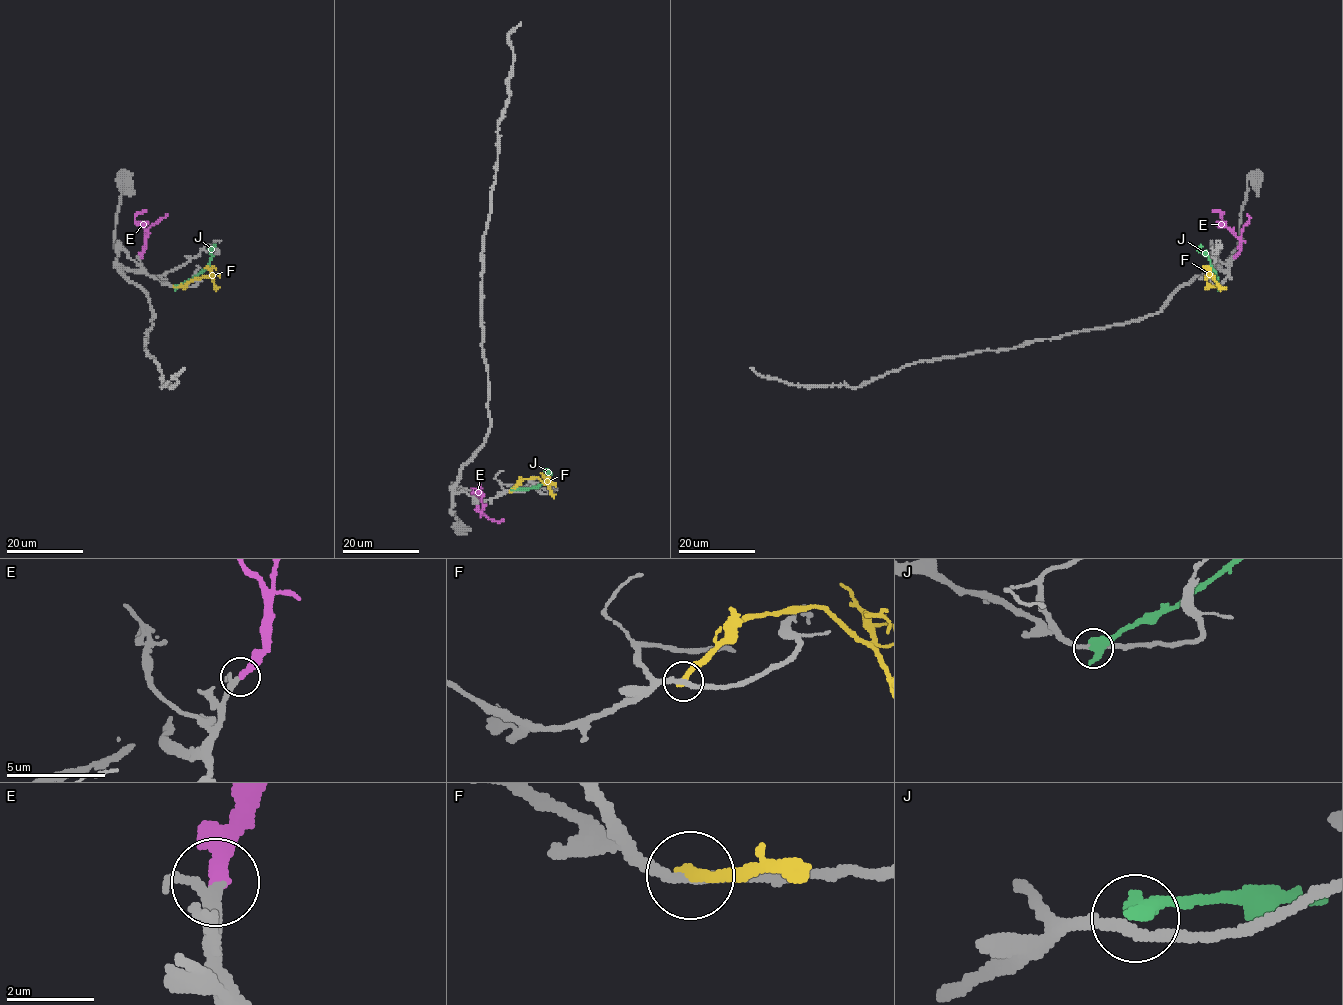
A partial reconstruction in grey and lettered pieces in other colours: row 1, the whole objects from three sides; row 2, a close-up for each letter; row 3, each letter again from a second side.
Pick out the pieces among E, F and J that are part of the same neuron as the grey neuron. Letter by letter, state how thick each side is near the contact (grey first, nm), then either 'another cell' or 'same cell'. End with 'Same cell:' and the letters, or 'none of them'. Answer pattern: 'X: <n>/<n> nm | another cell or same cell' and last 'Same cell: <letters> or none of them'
E: 220/320 nm | same cell
F: 220/280 nm | another cell
J: 220/550 nm | another cell
Same cell: E

